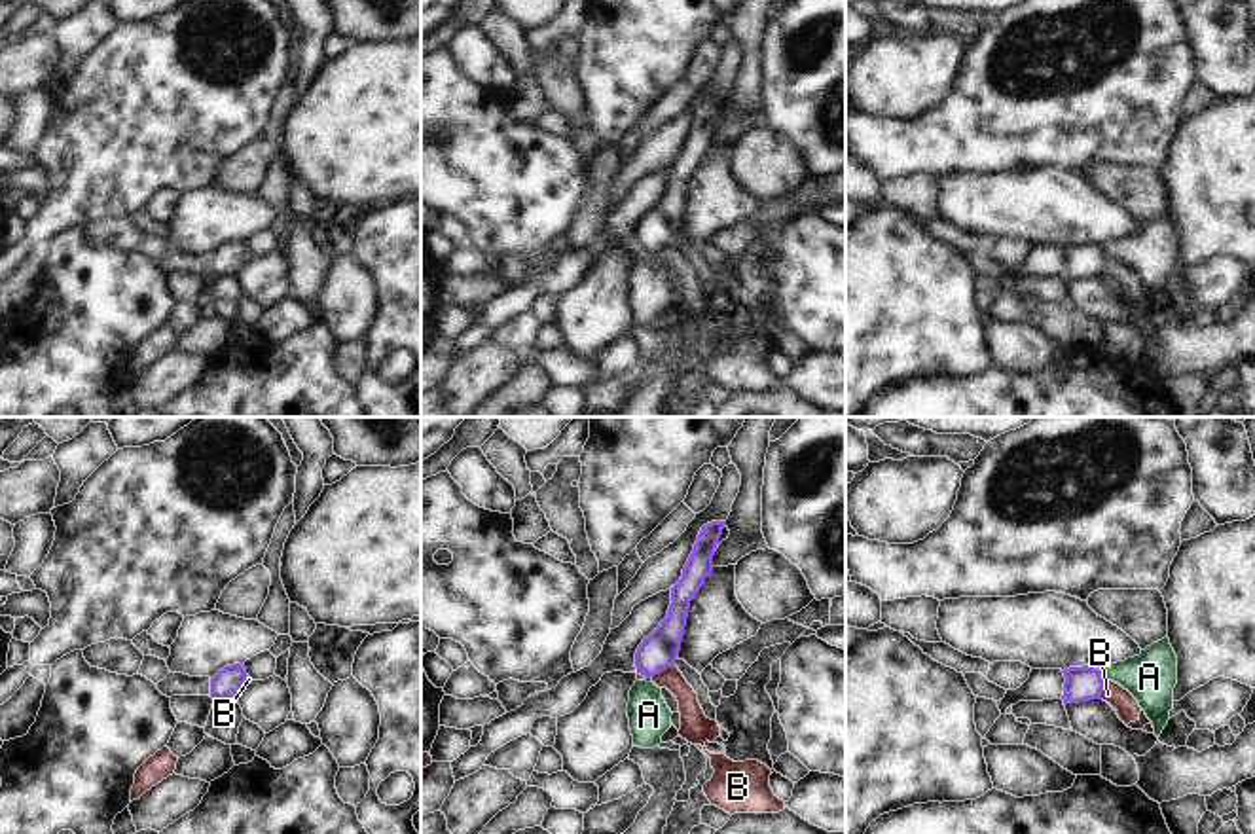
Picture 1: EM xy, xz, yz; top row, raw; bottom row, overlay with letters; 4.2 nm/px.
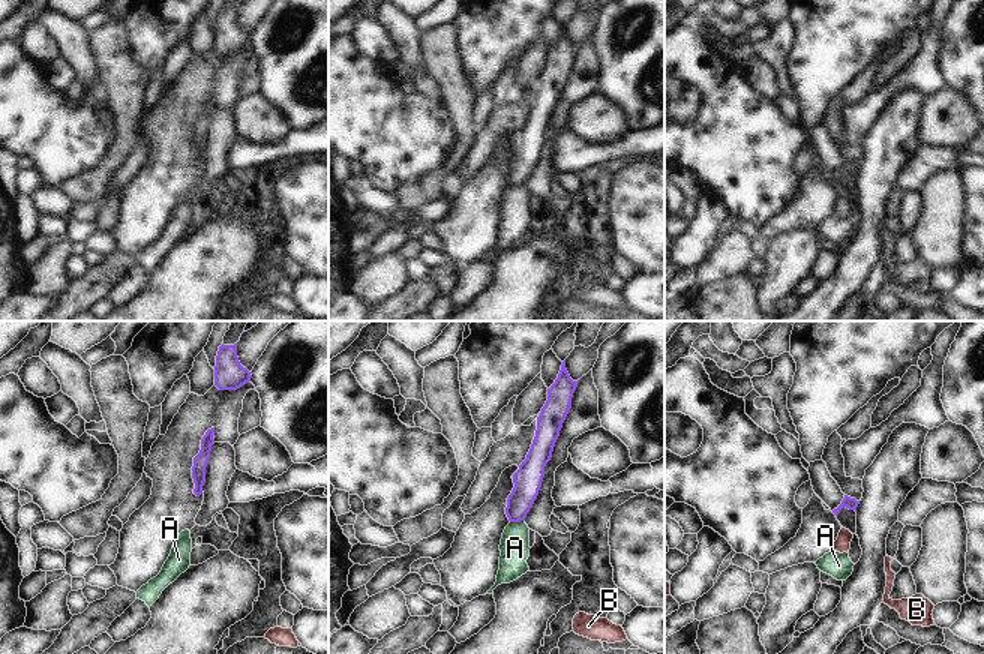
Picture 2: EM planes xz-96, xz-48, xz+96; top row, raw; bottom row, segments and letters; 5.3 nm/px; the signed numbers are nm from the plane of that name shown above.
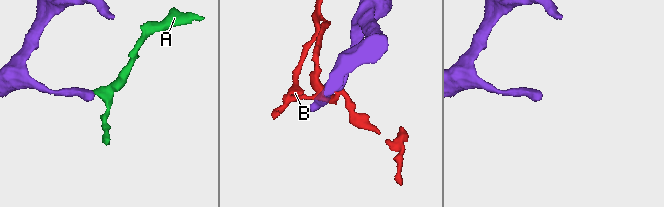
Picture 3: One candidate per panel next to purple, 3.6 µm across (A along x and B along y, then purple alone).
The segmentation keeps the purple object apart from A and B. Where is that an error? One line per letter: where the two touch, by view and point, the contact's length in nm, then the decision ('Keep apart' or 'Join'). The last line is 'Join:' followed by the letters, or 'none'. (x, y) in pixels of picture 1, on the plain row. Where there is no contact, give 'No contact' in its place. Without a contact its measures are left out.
A: Touches purple at yz (1102, 251). Shared border 50 nm. Keep apart
B: Touches purple at xz (662, 245). Shared border 110 nm. Keep apart
Join: none.

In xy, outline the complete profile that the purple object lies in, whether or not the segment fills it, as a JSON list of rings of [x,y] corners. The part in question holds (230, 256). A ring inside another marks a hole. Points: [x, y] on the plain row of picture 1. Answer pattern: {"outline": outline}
{"outline": [[[241,239],[226,241],[210,254],[210,273],[229,275],[239,273],[246,258],[246,245]]]}

